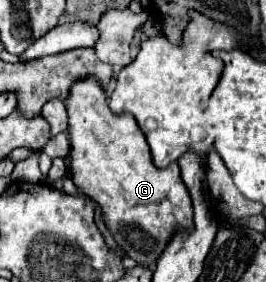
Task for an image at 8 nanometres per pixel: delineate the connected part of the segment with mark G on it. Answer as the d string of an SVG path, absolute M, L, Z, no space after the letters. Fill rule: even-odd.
M83 77L71 85L69 97L65 101L69 115L69 173L75 187L93 199L101 207L101 219L107 225L109 233L117 241L117 245L133 257L137 263L153 263L161 251L165 249L171 235L183 227L193 229L193 207L189 191L181 179L181 171L177 163L171 163L165 169L159 169L151 161L151 151L145 141L143 131L137 121L129 113L115 115L107 105L107 95L95 77Z

